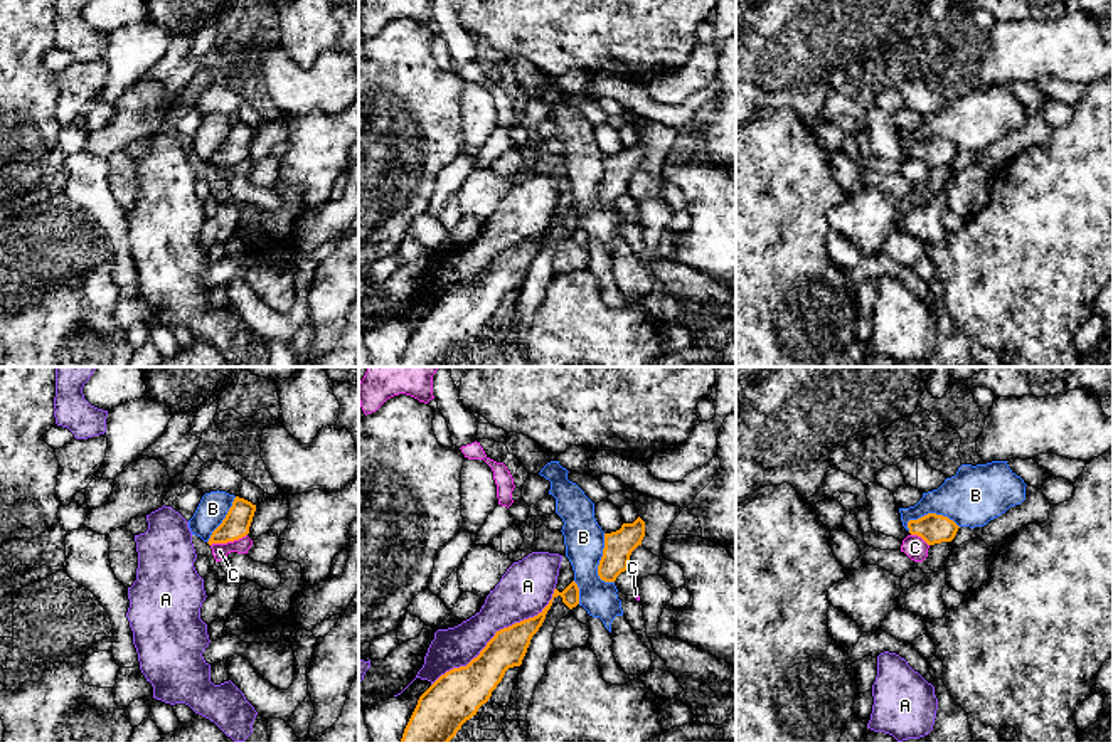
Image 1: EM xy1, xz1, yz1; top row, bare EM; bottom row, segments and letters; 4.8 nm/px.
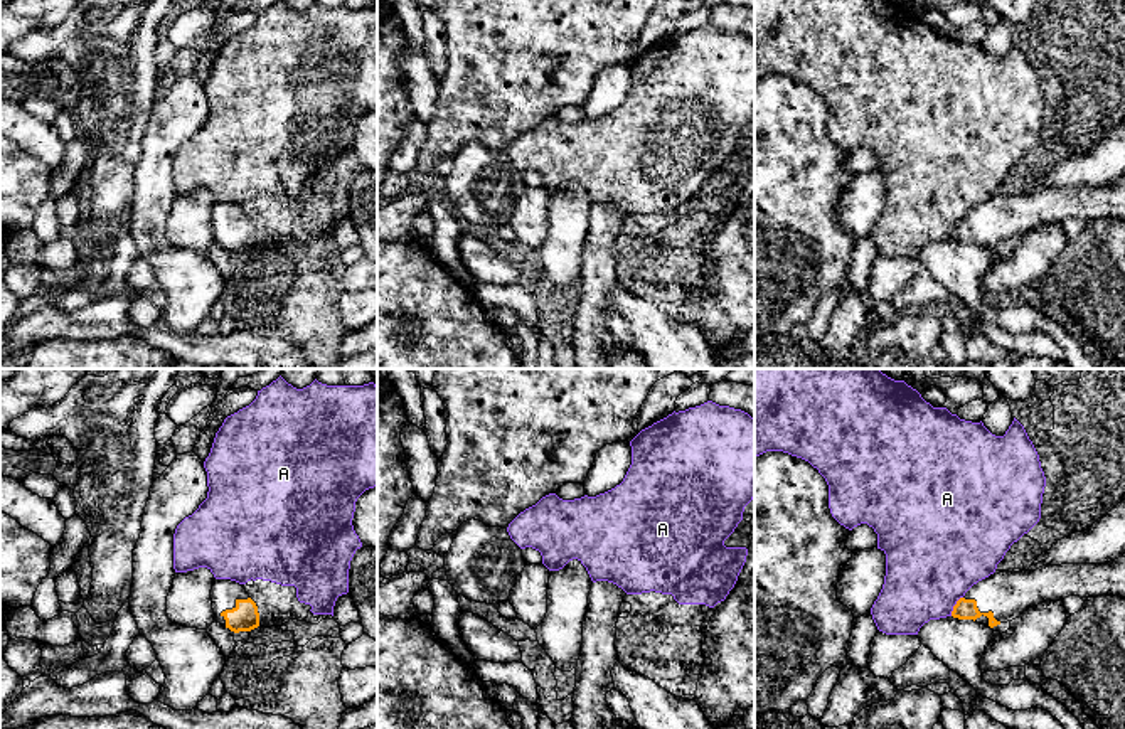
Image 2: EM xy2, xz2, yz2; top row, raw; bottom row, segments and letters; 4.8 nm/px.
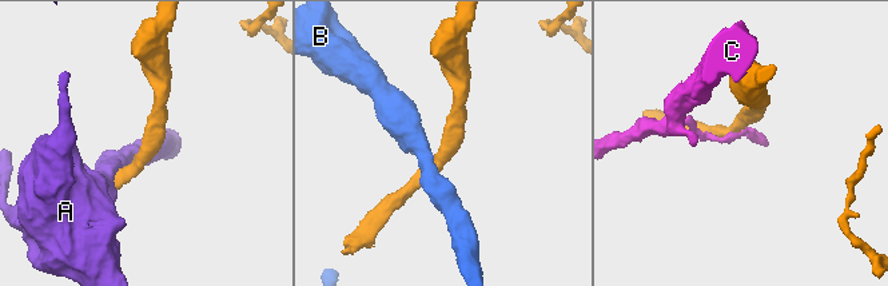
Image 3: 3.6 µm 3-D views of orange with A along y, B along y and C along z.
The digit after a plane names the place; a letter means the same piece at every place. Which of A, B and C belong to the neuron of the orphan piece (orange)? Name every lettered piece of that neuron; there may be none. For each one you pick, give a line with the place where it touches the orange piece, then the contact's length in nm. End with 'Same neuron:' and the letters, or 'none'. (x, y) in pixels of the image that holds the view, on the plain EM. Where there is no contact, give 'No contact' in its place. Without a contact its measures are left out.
Same neuron: none

